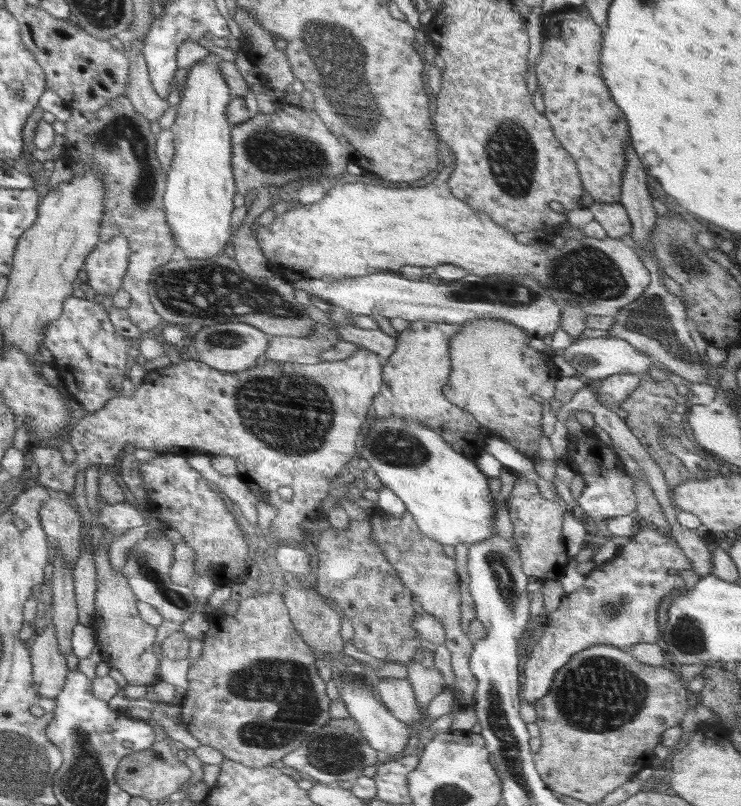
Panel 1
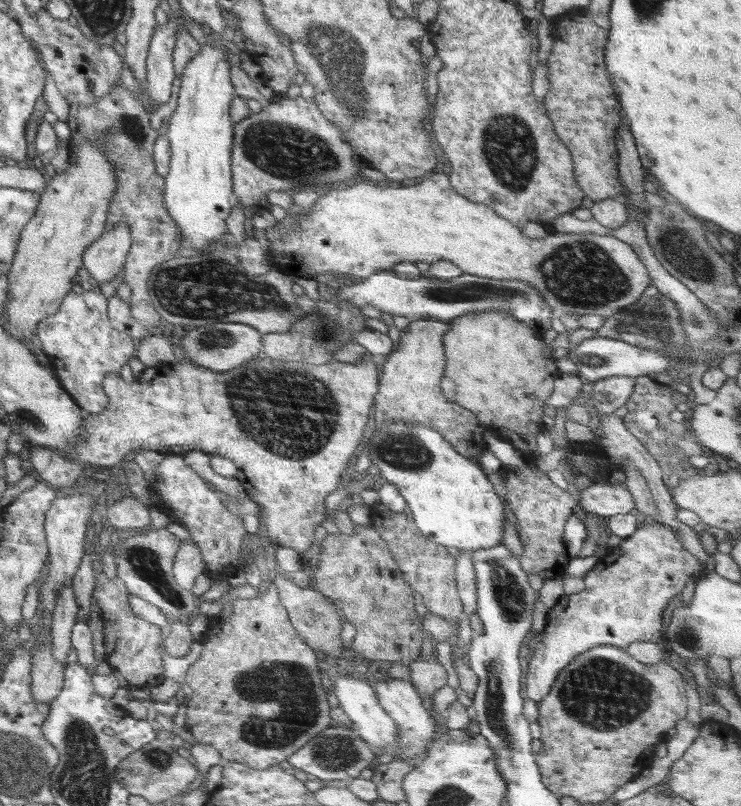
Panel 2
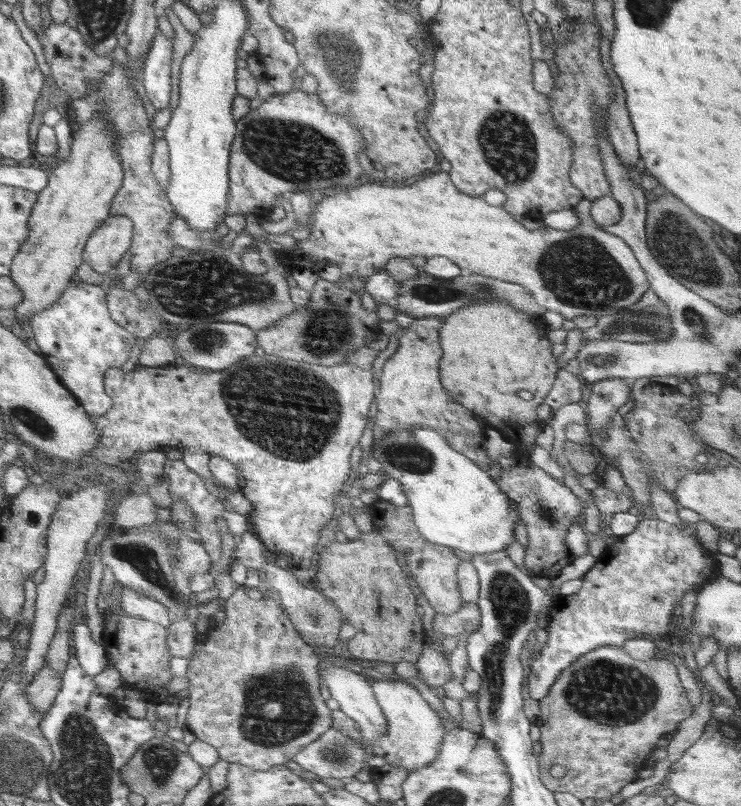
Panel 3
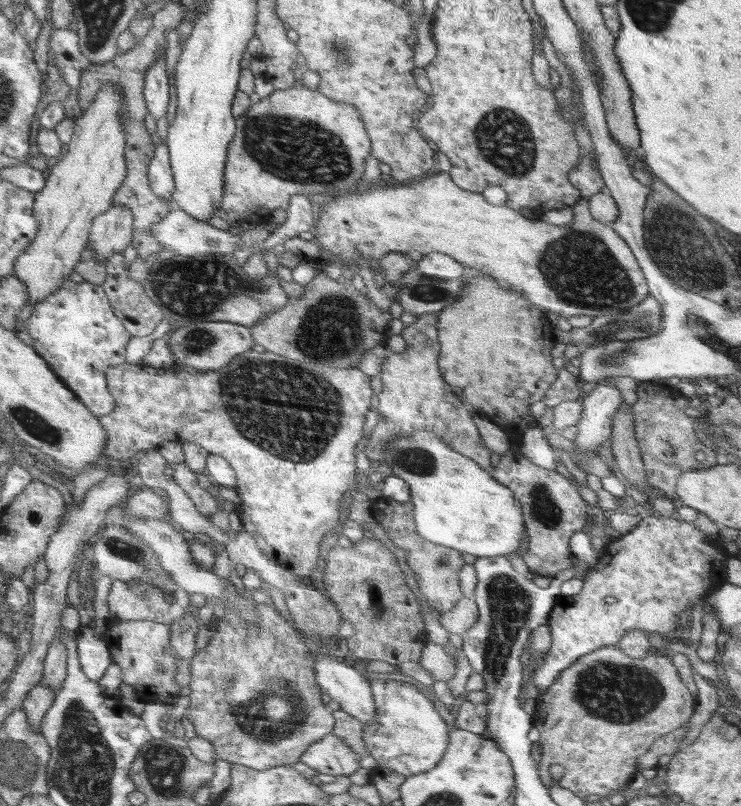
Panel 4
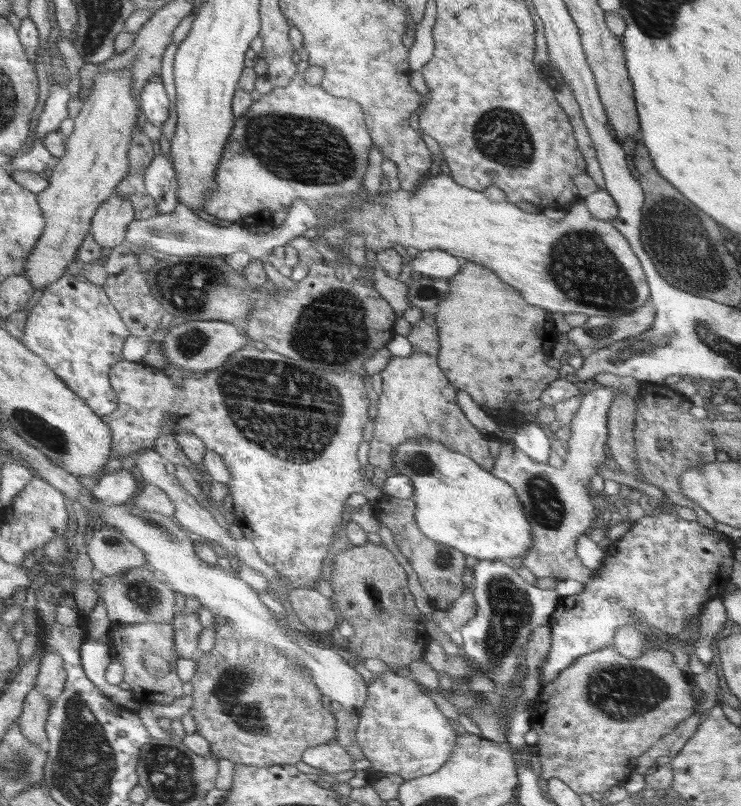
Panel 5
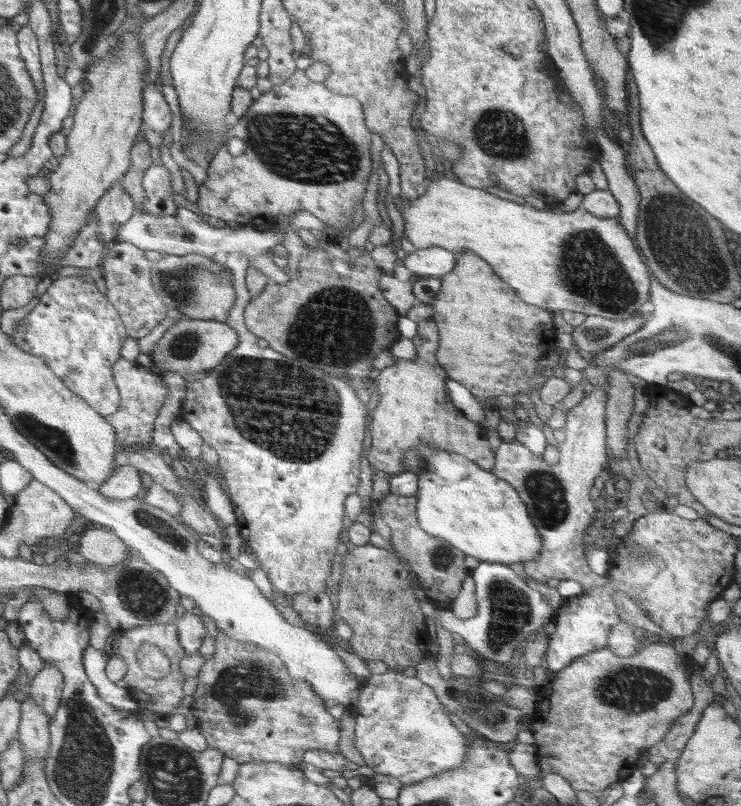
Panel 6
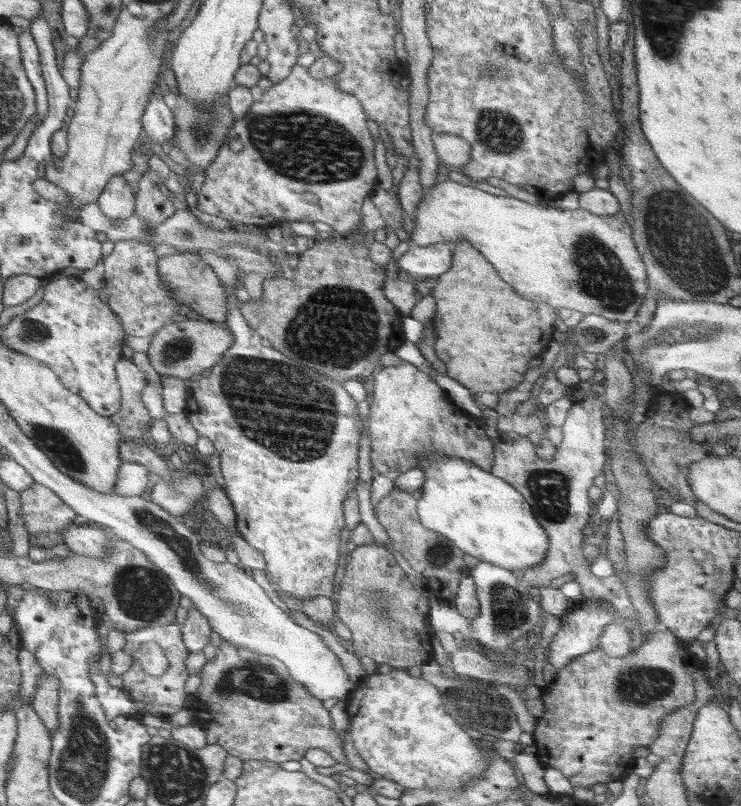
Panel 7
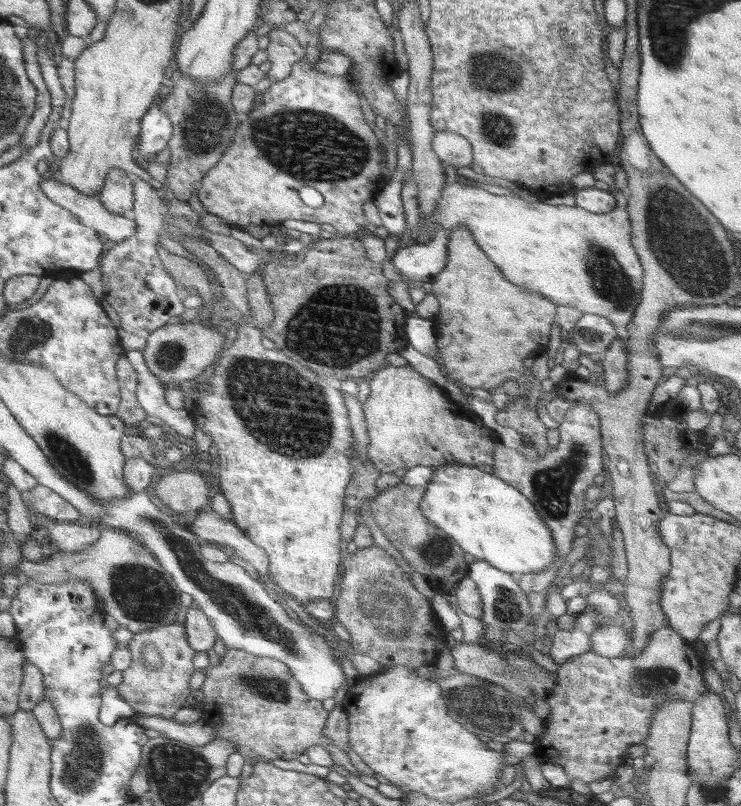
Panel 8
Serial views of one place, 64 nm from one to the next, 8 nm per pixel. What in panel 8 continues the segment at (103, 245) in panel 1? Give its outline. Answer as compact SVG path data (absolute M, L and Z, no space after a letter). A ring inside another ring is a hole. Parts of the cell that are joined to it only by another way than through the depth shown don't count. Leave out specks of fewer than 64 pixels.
M112 167L97 198L108 211L130 215L133 207L132 192L136 192L136 189L132 188L132 180L126 171Z

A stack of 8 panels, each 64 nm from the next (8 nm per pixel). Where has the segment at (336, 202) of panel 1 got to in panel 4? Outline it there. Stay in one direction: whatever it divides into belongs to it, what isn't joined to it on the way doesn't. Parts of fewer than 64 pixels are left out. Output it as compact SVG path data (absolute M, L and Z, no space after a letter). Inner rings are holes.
M442 171L412 185L391 187L382 184L363 192L344 192L336 200L320 205L313 232L314 241L322 248L326 260L338 257L352 267L358 262L359 254L370 263L379 261L388 252L444 253L467 269L502 278L508 284L526 290L526 298L532 304L556 312L565 319L570 316L616 316L640 304L650 291L631 248L610 224L594 219L588 199L581 198L572 208L573 217L567 225L549 224L542 219L525 217L508 204L492 205L482 193L458 187L450 175Z

